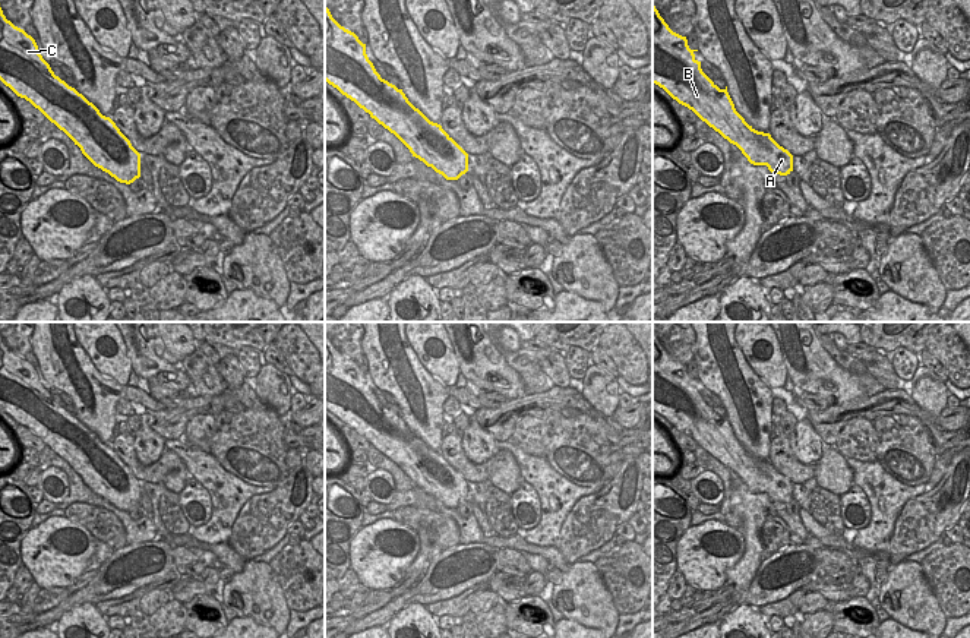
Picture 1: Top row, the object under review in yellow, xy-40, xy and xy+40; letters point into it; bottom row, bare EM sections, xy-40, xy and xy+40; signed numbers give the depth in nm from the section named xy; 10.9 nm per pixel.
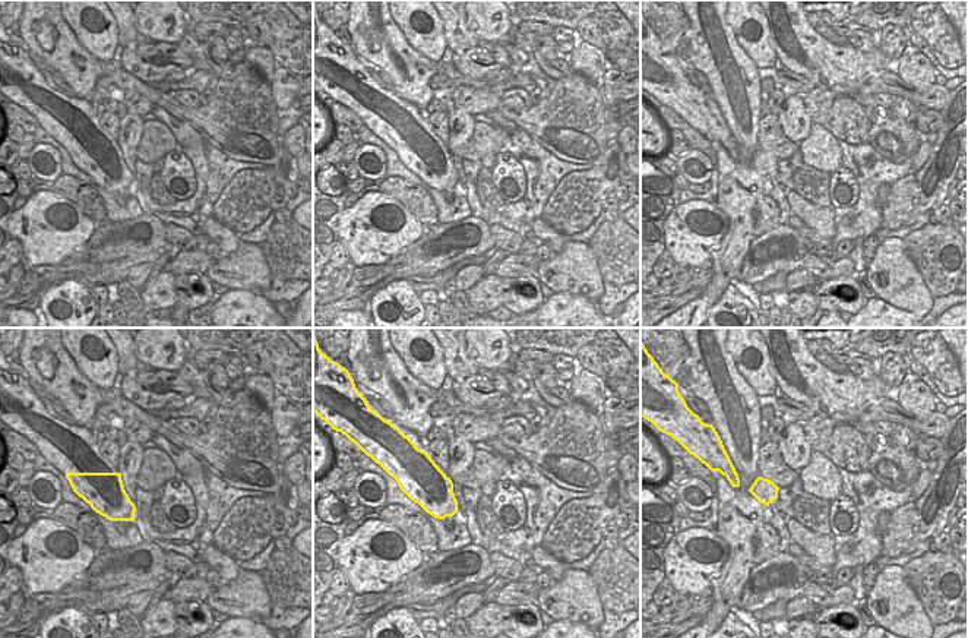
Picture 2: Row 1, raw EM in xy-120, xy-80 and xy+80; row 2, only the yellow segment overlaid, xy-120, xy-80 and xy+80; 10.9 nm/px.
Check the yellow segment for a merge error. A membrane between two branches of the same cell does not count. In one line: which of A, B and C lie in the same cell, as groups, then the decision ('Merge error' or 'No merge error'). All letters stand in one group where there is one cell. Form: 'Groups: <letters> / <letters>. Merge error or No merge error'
Groups: A B C. No merge error.

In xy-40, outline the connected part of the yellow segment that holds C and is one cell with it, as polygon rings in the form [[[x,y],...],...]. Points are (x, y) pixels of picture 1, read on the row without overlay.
[[[1,335],[0,408],[63,458],[95,495],[126,512],[140,505],[140,481],[132,474],[130,468],[110,445],[102,443],[82,421],[54,402],[50,392],[40,382],[35,367],[7,348]]]

